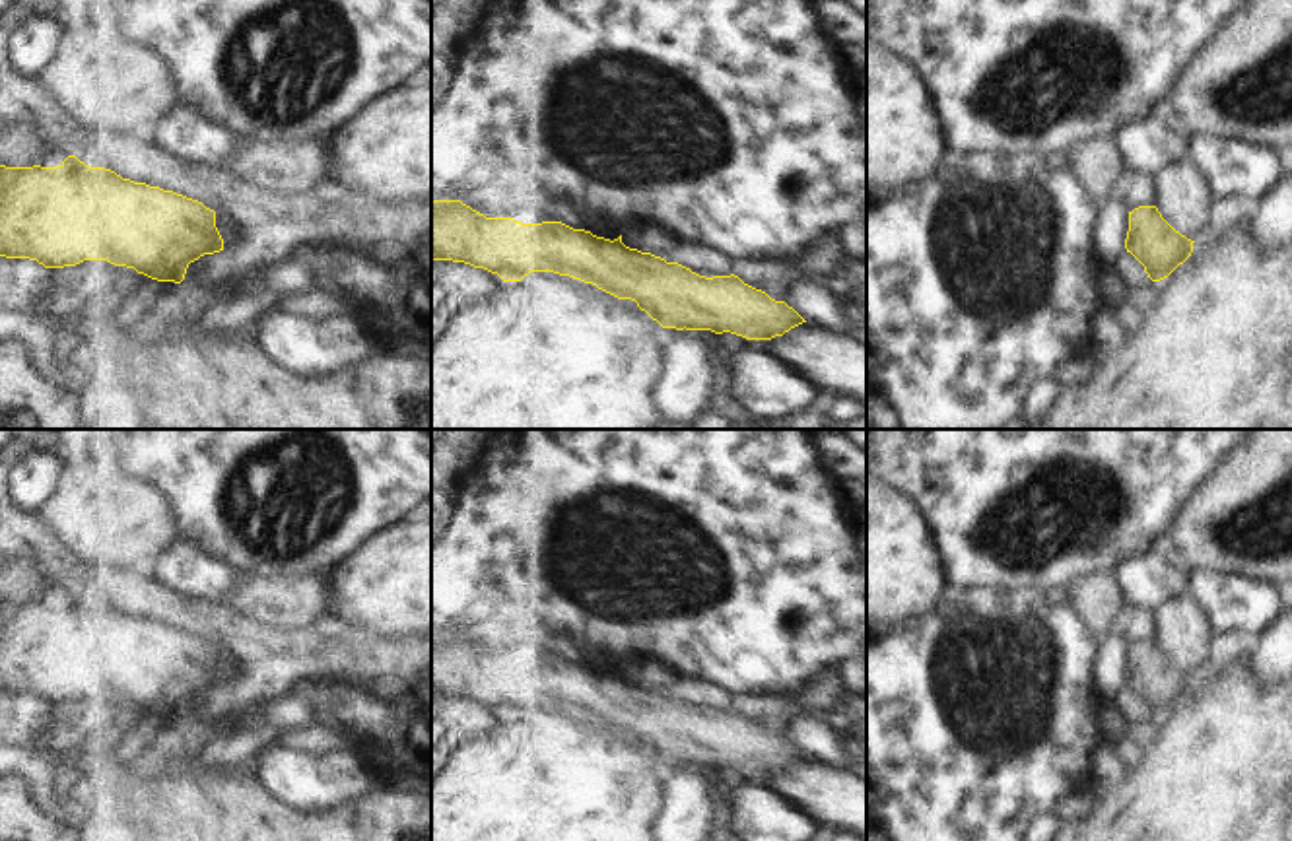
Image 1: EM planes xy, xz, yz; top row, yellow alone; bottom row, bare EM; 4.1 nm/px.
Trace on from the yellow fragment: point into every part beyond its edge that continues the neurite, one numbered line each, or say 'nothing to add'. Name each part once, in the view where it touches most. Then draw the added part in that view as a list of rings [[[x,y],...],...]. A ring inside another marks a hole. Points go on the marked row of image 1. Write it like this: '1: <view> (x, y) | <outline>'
nothing to add

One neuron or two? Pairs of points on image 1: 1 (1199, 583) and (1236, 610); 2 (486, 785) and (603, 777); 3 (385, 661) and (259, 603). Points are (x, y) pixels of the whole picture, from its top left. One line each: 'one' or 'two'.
1: one
2: one
3: two

